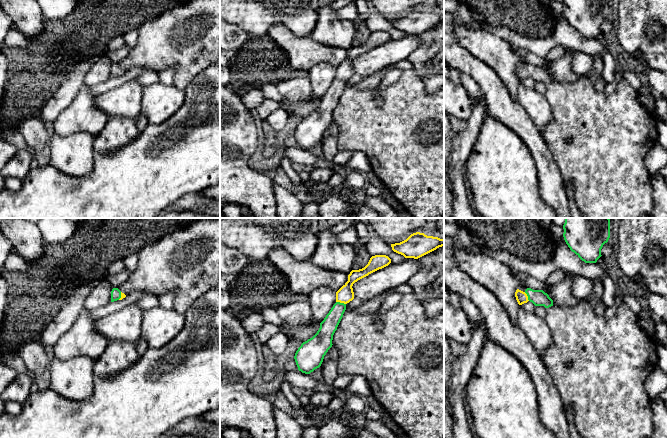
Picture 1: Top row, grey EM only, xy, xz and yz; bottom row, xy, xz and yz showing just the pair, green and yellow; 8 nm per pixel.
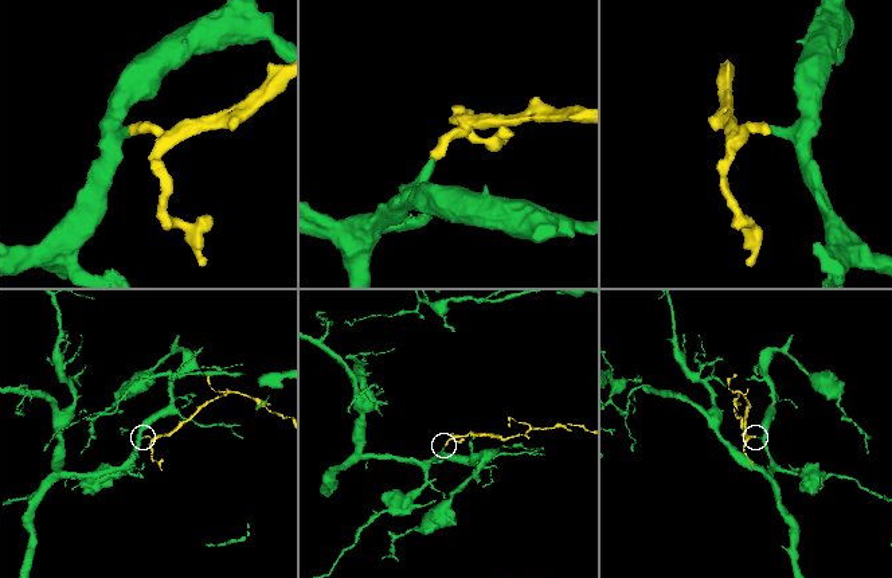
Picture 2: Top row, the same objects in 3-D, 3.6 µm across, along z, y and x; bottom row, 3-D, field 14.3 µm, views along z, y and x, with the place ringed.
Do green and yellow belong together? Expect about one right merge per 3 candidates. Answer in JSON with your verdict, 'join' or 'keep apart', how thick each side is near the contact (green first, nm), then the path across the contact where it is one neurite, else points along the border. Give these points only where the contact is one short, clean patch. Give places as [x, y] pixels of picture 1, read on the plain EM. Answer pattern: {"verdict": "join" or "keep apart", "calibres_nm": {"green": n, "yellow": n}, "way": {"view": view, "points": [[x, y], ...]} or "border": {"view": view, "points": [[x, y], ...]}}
{"verdict": "join", "calibres_nm": {"green": 140, "yellow": 140}, "way": {"view": "xz", "points": [[328, 102], [341, 79], [342, 73], [345, 70]]}}

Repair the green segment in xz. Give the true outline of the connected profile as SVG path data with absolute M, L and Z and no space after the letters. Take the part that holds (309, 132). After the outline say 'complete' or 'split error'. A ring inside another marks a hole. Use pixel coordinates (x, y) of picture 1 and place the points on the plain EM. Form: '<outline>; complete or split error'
M375 31L364 44L350 48L348 57L336 68L336 79L320 99L317 109L296 127L294 135L299 147L310 150L321 142L324 132L333 121L333 111L346 86L346 80L354 75L353 60L390 39L388 32Z; split error

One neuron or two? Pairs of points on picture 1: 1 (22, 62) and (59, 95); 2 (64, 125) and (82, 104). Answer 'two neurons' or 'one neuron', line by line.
1: two neurons
2: one neuron

